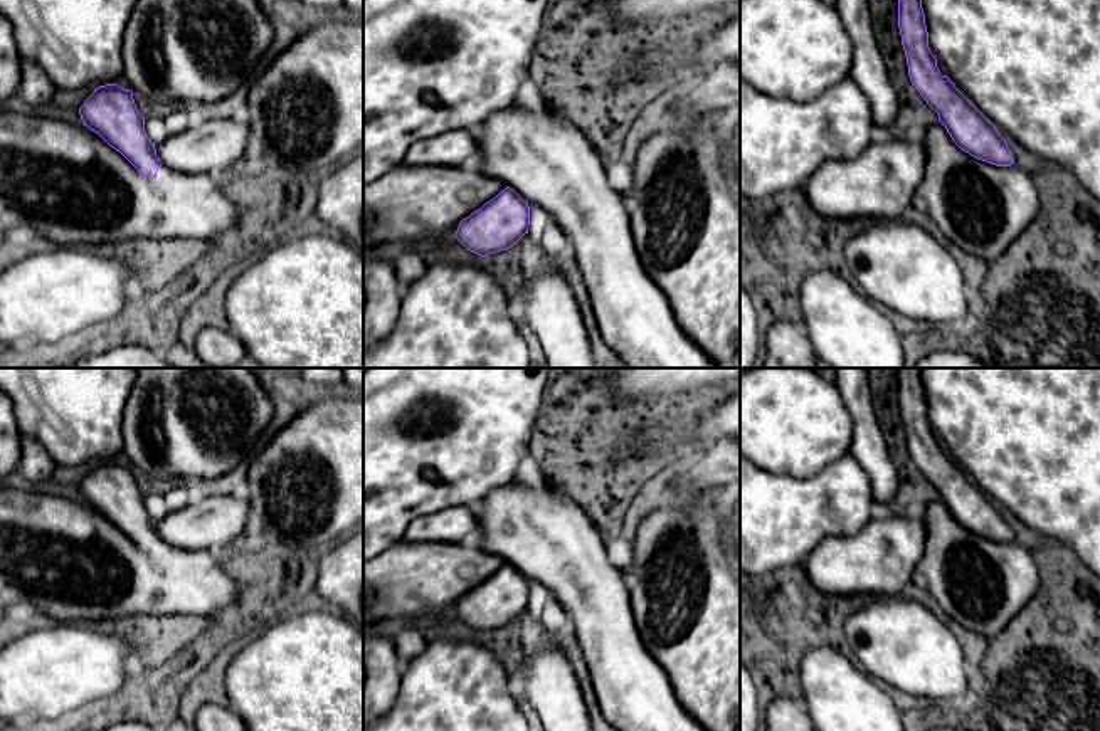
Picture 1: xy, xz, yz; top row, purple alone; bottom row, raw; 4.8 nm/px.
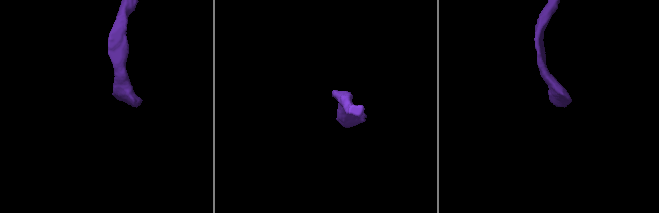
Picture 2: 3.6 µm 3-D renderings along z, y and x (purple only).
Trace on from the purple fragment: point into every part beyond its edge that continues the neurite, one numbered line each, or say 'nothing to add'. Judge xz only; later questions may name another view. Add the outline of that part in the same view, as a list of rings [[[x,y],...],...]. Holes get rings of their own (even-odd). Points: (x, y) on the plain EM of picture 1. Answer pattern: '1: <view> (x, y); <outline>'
1: xz (407, 582); [[[400,541],[363,561],[363,632],[382,620],[402,623],[436,620],[452,613],[459,598],[493,576],[508,561],[468,543],[405,543]]]

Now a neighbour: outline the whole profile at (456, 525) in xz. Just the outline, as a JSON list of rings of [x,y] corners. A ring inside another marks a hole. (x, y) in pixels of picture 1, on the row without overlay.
[[[452,506],[419,516],[405,529],[405,543],[468,543],[478,531],[474,506]]]

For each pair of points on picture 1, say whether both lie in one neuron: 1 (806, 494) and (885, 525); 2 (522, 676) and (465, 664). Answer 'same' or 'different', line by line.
1: different
2: different

